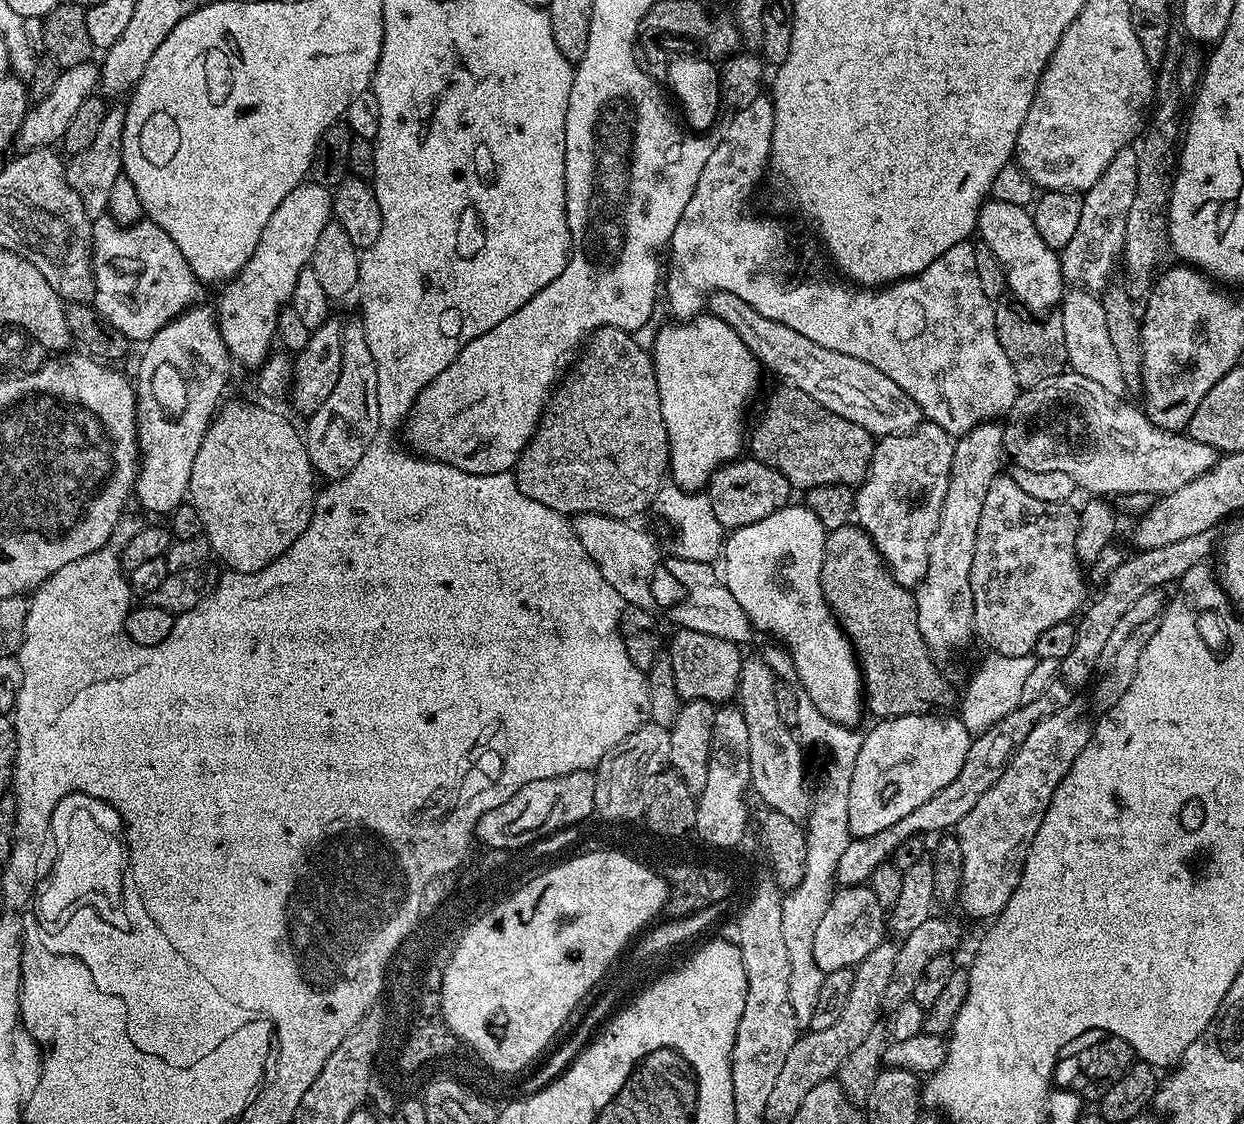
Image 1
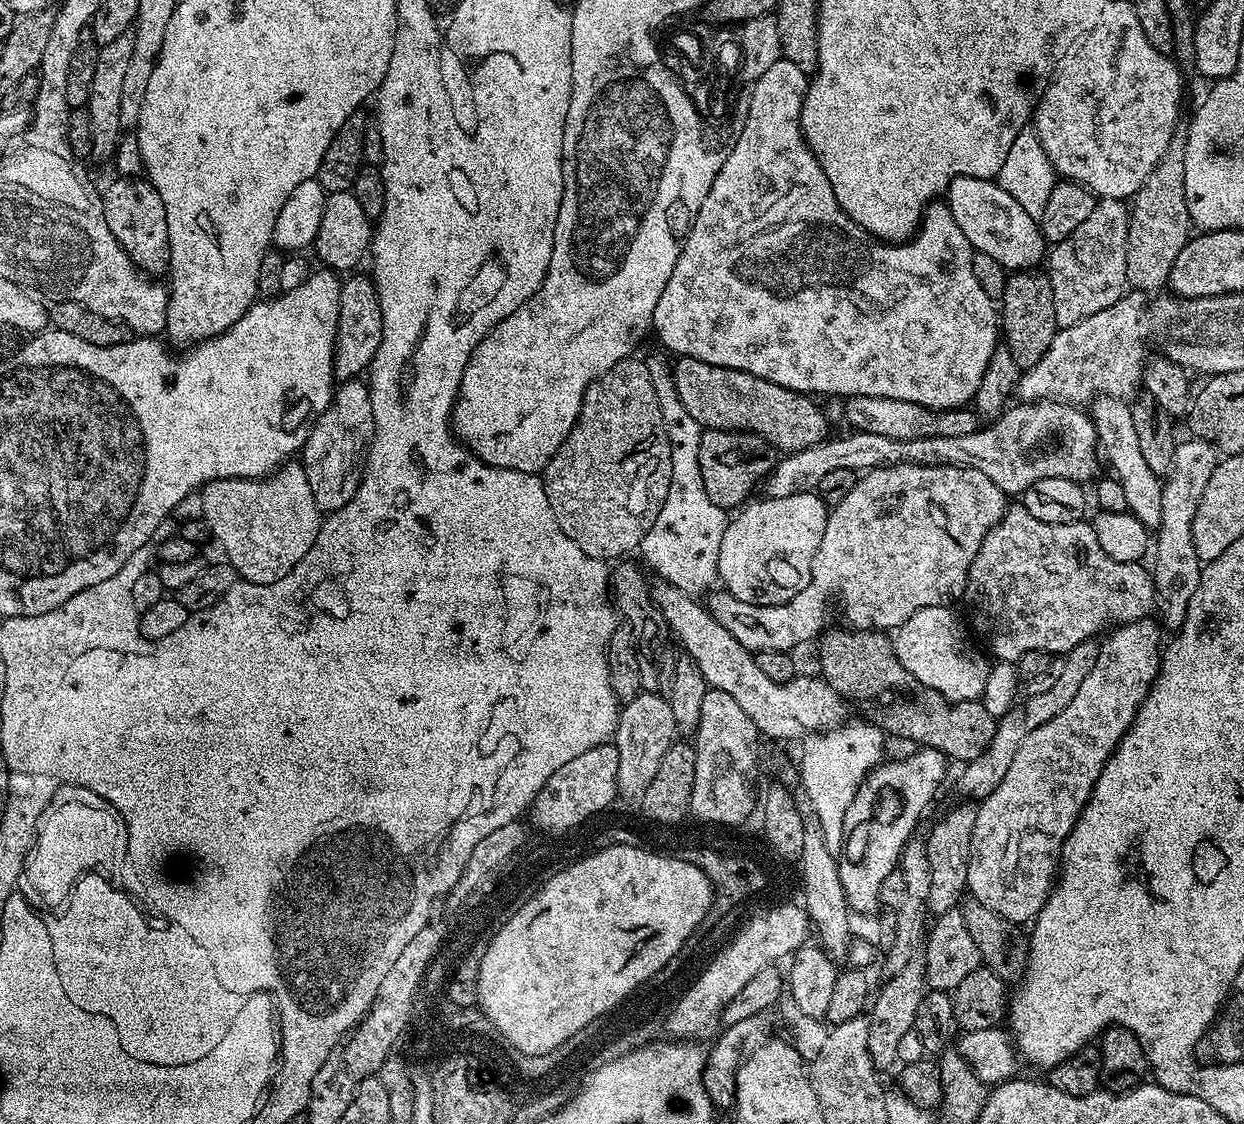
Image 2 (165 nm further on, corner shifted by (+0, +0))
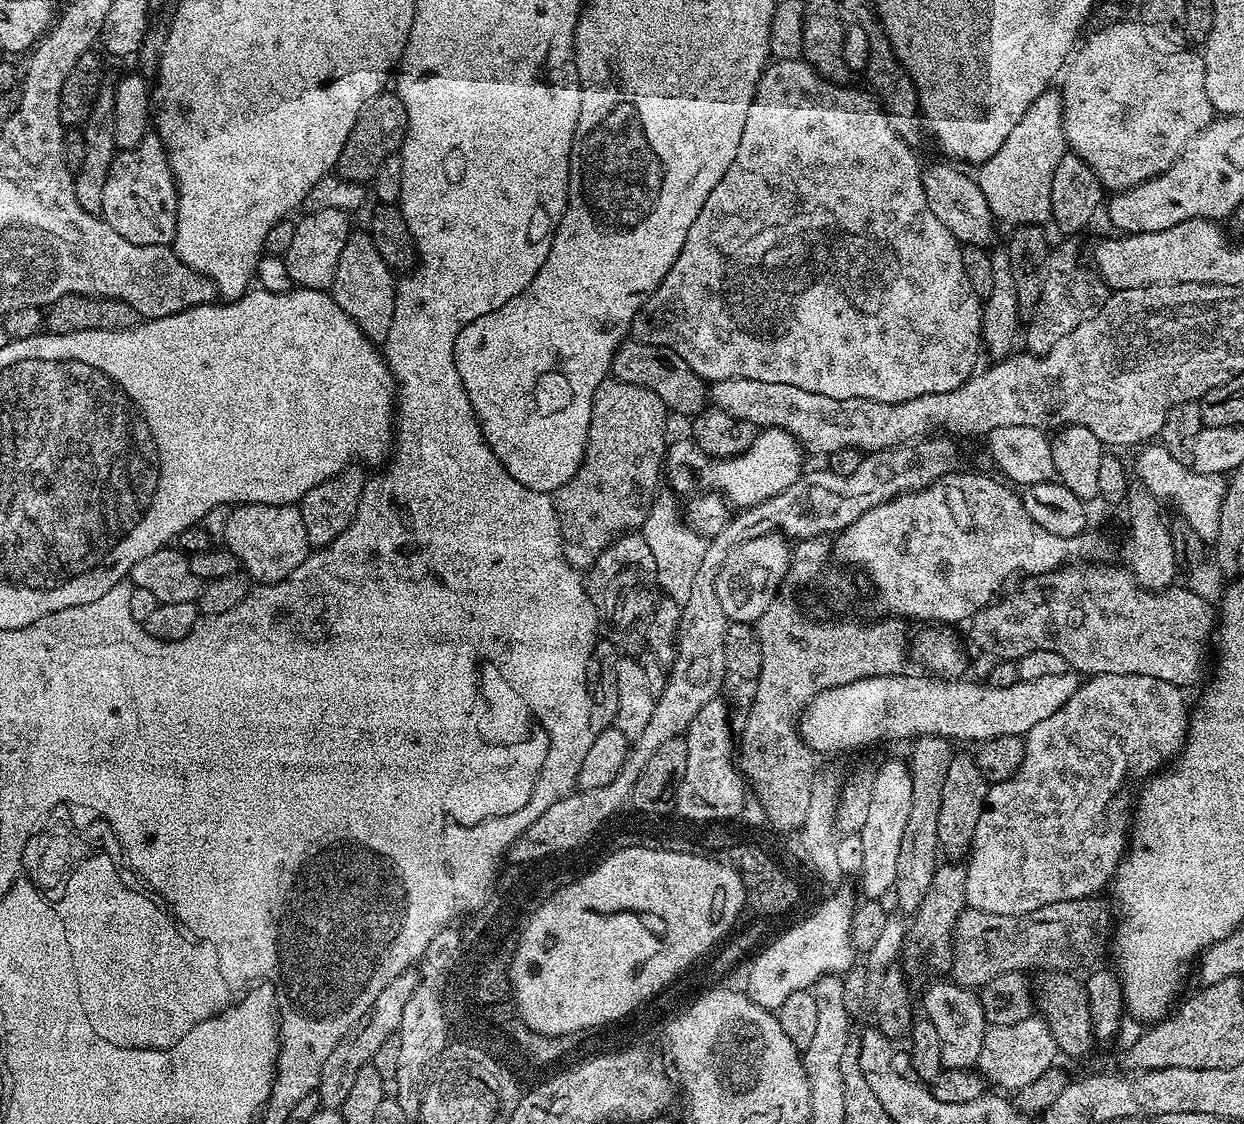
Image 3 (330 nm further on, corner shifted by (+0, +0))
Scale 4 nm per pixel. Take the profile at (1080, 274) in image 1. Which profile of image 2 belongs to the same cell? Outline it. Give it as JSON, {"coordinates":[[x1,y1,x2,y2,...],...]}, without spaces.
{"coordinates":[[1114,198,1097,199,1094,210,1086,222,1047,253,1046,275,1054,290,1054,318,1057,329,1069,328,1090,314,1114,306,1126,295,1126,246,1128,245,1128,221,1130,208,1125,201]]}

